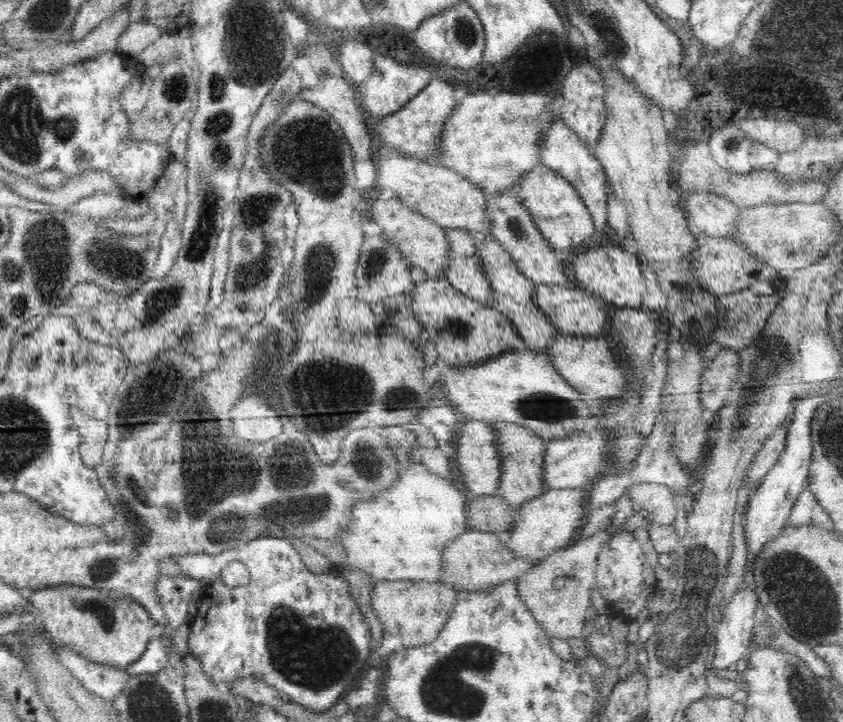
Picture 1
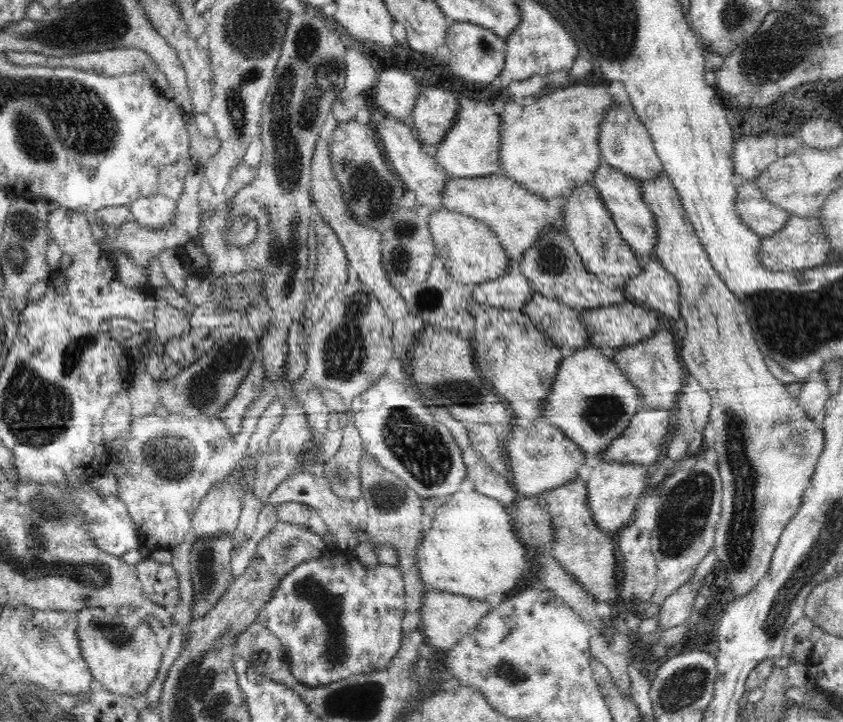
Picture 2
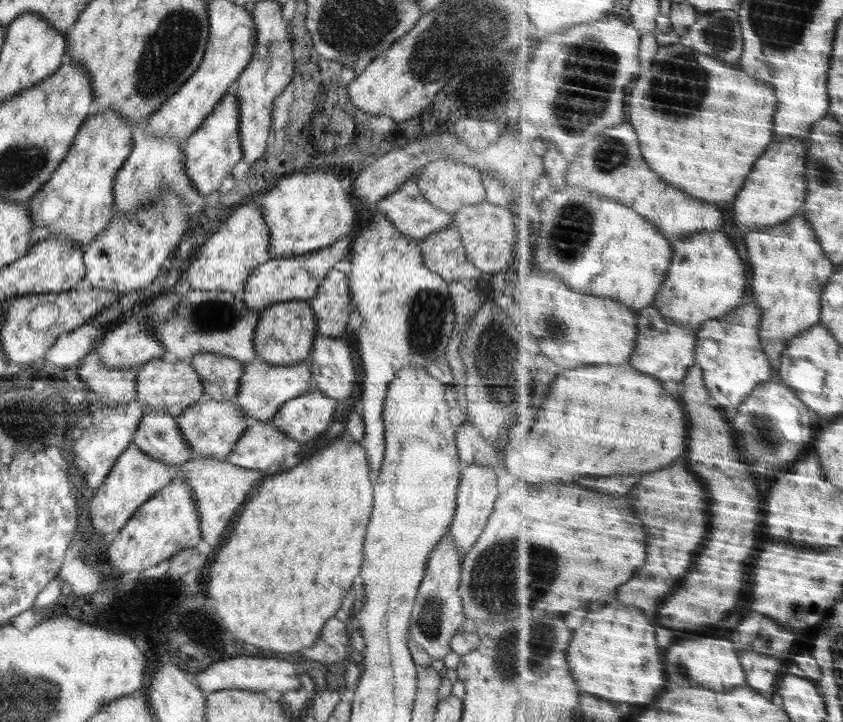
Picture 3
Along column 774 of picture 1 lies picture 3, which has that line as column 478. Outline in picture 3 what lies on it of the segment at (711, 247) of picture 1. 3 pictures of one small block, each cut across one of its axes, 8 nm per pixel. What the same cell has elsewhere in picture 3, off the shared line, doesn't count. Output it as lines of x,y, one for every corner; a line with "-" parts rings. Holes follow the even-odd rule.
455,225
444,228
419,241
424,266
436,272
446,282
469,278
480,282
490,282
490,275
483,275
466,257
460,233

